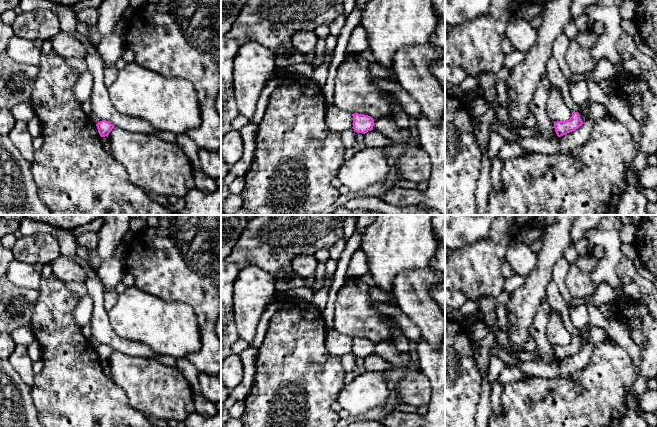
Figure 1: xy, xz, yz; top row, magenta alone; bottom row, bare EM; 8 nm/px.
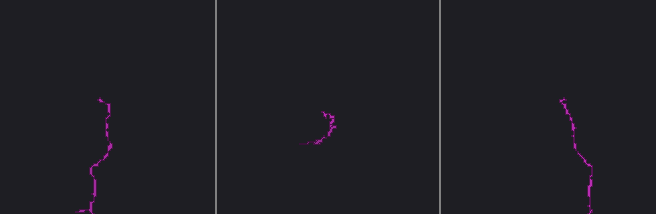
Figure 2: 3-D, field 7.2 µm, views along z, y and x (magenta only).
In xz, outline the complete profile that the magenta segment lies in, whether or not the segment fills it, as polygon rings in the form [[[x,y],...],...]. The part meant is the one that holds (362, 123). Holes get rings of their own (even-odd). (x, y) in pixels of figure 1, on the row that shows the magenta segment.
[[[354,113],[353,116],[353,129],[357,133],[367,133],[373,130],[374,119],[368,115]]]

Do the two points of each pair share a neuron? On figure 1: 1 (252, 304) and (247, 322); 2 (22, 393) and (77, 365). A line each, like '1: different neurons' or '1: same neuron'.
1: same neuron
2: different neurons

